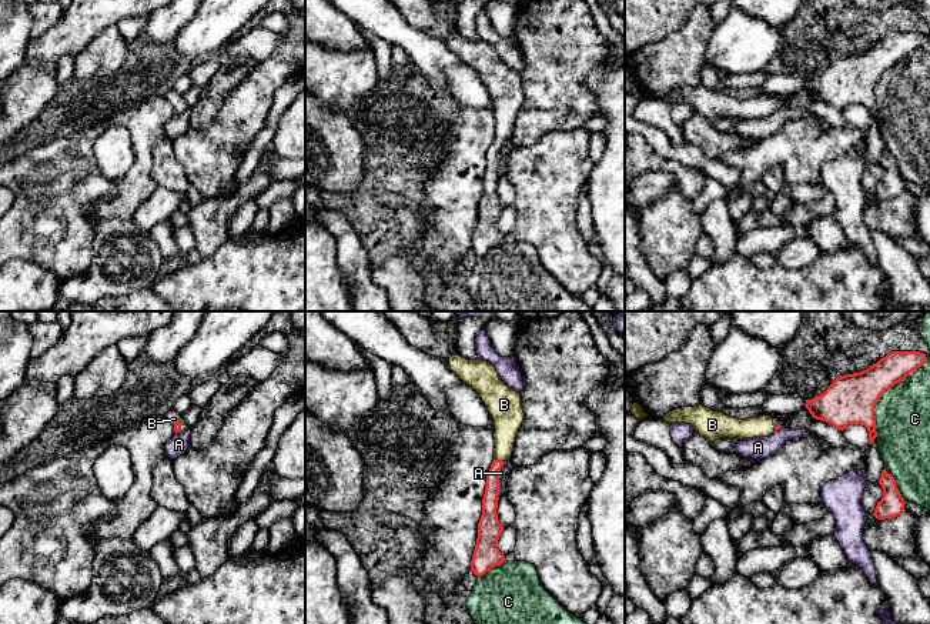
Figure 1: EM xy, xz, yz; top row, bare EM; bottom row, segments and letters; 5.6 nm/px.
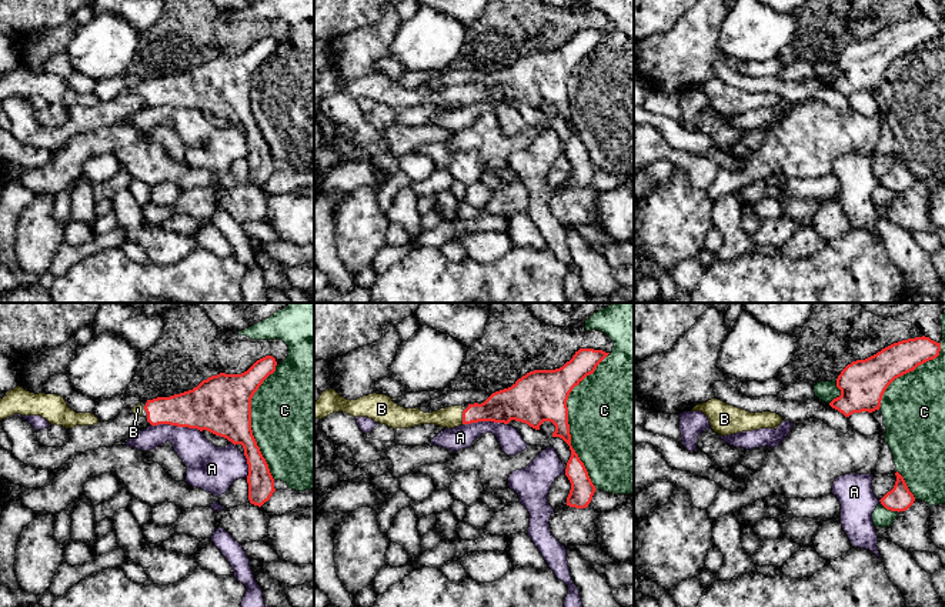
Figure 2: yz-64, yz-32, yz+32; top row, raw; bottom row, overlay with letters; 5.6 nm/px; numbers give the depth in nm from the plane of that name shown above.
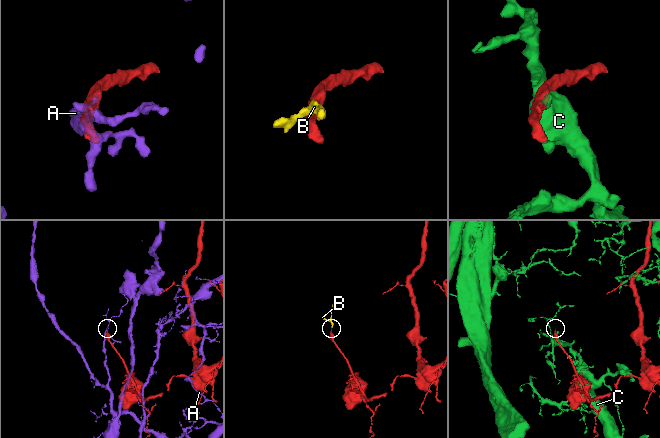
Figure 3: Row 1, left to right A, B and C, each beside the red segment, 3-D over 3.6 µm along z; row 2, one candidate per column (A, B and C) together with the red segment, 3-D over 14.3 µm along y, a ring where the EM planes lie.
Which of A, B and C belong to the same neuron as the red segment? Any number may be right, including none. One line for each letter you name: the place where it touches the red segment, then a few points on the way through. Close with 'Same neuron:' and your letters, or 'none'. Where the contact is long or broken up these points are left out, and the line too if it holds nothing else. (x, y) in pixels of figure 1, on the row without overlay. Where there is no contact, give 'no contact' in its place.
B: meets red in xz at (498, 140); runs through xz (489, 183), (492, 154), (498, 140), (504, 127), (508, 97)
Same neuron: B

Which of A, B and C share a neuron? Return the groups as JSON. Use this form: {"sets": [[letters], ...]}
{"sets": [["A"], ["B"], ["C"]]}

